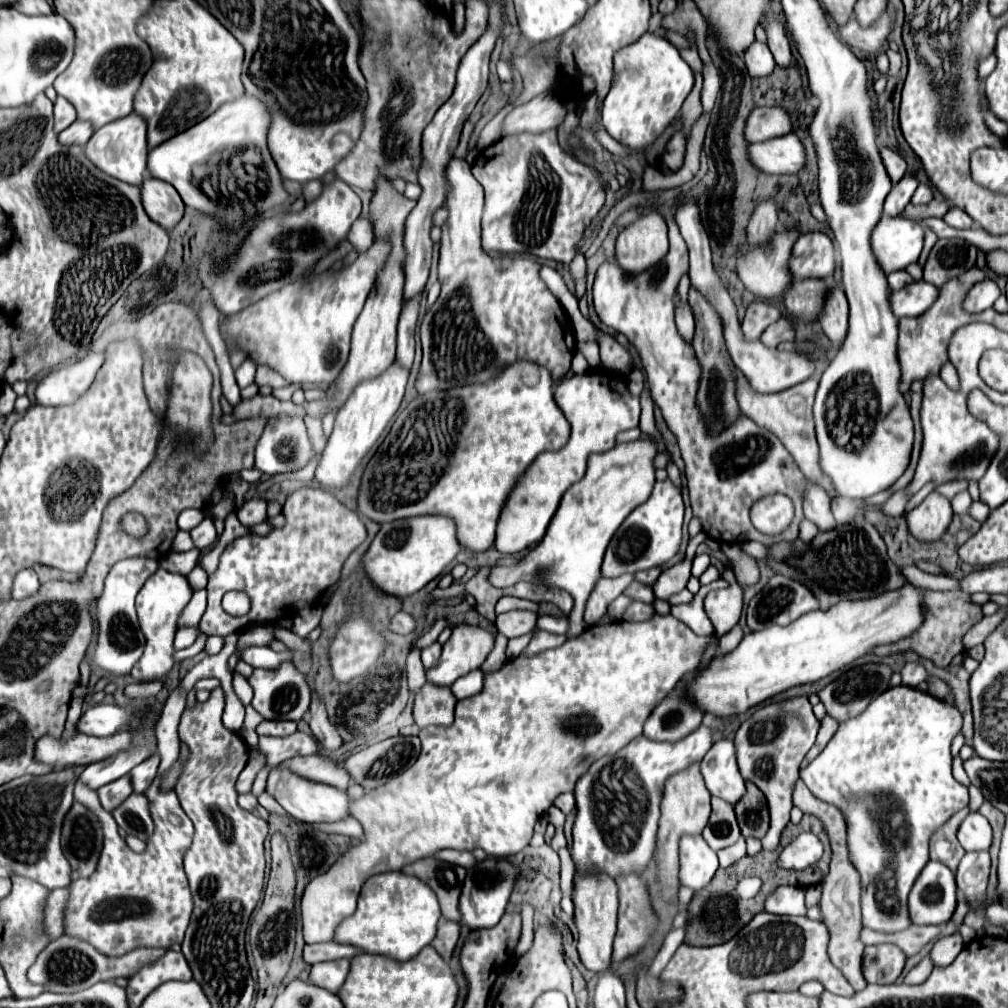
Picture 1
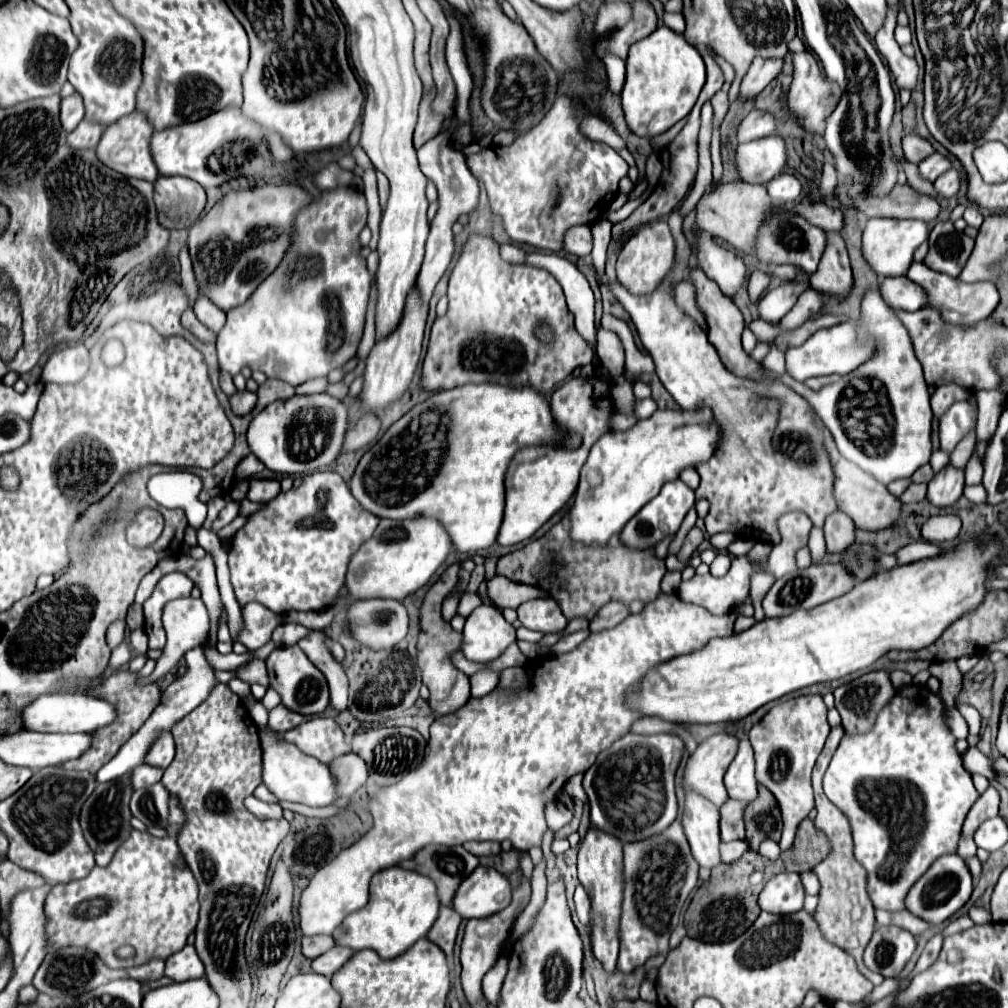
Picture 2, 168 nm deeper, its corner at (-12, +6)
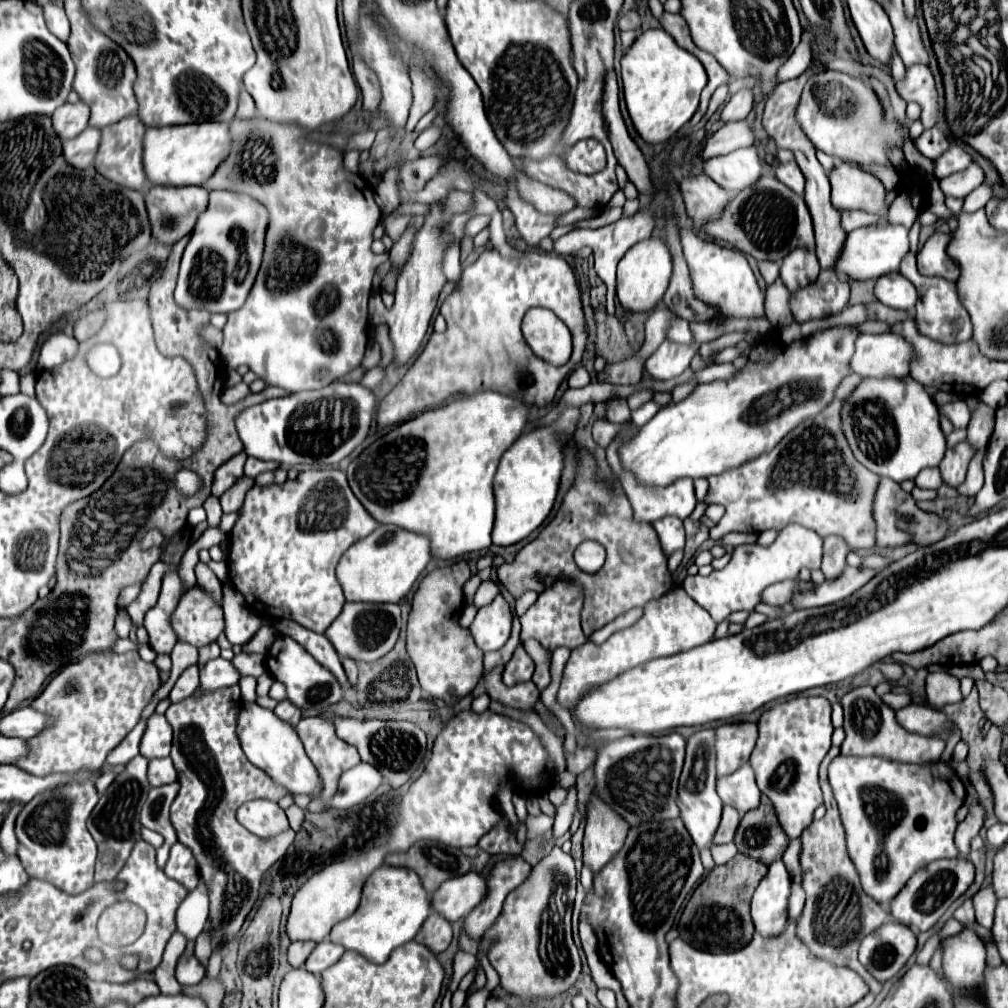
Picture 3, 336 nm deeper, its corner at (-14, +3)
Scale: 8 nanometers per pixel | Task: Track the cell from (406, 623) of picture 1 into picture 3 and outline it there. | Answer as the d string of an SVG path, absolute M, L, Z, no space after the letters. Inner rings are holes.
M345 602L341 614L335 622L325 630L327 640L335 646L337 654L343 658L351 658L355 662L375 662L383 654L387 654L401 630L401 610L399 604L359 604L359 602Z

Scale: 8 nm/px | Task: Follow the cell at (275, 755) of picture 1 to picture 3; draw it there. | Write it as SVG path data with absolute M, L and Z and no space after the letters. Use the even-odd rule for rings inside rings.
M315 716L315 718L303 718L303 720L299 722L299 726L295 726L295 730L297 730L299 738L301 738L303 744L305 744L305 752L307 752L307 756L311 758L311 762L315 764L317 774L319 774L319 780L321 780L321 786L323 786L321 792L315 794L313 798L319 798L319 800L325 800L325 802L327 802L327 800L331 800L331 798L335 796L335 792L337 792L337 782L339 782L341 774L361 762L359 752L357 752L355 746L351 746L351 744L339 740L337 734L335 734L335 730L333 730L333 726L331 726L331 722L319 718L319 716Z

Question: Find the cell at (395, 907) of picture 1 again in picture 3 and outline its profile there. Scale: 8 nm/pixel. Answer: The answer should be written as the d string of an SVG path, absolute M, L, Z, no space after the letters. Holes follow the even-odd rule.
M383 864L365 880L357 910L343 922L335 924L329 938L331 942L341 944L345 950L363 954L363 958L367 958L369 962L383 964L397 946L403 946L415 938L429 914L431 900L419 882L419 876L409 868Z

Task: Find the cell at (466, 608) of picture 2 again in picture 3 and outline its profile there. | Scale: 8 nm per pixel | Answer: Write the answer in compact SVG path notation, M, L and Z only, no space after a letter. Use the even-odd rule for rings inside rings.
M485 580L485 582L481 582L481 586L477 588L477 592L475 592L475 606L485 606L485 604L489 604L495 596L499 594L499 586L493 582L493 580Z

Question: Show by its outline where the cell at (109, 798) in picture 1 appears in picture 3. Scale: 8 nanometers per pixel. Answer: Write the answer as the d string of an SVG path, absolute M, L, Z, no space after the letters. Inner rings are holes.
M155 758L149 760L149 784L151 786L163 786L177 780L177 770L171 762L171 758Z

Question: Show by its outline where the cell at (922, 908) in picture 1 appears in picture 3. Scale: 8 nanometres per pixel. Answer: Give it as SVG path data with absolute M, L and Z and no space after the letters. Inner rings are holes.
M963 858L955 860L935 860L917 874L901 888L901 892L891 900L891 916L901 924L925 932L937 924L937 920L945 914L945 910L971 886L975 878L973 864Z

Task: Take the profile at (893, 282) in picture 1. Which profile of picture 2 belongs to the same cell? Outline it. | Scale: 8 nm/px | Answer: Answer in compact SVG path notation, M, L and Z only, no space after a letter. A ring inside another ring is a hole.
M913 263L907 271L907 277L927 291L929 303L933 307L937 307L941 311L941 315L945 315L945 319L949 319L957 325L973 325L975 321L989 317L995 311L997 303L1001 301L999 289L993 283L989 283L989 281L981 281L981 283L973 283L973 285L957 283L957 279L953 279L945 273L937 273L933 269L929 269L925 263Z

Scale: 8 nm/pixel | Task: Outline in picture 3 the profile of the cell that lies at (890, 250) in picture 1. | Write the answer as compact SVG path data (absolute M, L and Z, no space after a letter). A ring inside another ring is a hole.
M881 220L879 224L867 226L867 228L857 228L847 234L839 260L835 262L835 272L845 274L853 280L875 280L883 274L899 270L899 264L903 256L909 252L909 230L903 226L891 226L887 220Z

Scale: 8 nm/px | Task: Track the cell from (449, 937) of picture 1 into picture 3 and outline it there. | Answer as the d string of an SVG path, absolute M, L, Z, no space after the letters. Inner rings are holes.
M433 912L427 918L427 922L423 922L423 928L415 936L415 942L427 946L433 954L441 954L449 946L451 936L453 936L451 924L445 918L441 918L439 914Z

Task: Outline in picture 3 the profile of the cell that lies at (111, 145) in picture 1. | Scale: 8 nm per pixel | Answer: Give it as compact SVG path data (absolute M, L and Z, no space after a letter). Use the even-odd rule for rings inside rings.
M127 116L107 128L101 130L101 144L99 144L99 152L95 156L95 168L101 176L105 176L107 180L131 188L131 190L143 190L149 186L145 172L143 172L143 162L141 162L141 154L143 154L143 134L145 134L145 124L137 118L137 116Z

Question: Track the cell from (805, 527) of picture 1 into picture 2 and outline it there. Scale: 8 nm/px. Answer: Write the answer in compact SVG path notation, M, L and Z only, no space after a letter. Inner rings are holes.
M813 527L811 533L809 533L809 549L811 549L811 557L813 557L813 563L819 563L825 553L827 553L827 547L825 547L825 537L823 537L823 529L821 527Z

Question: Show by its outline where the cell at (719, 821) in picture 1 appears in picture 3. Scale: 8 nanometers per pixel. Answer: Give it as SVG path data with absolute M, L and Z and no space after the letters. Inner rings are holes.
M723 806L723 818L721 818L721 824L713 836L713 844L727 844L727 842L733 842L733 836L735 836L735 830L739 826L739 818L741 814L731 808L731 806Z

